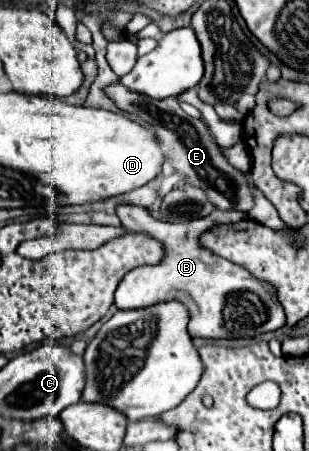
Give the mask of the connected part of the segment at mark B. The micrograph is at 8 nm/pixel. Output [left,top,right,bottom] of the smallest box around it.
[18,206,286,338]

